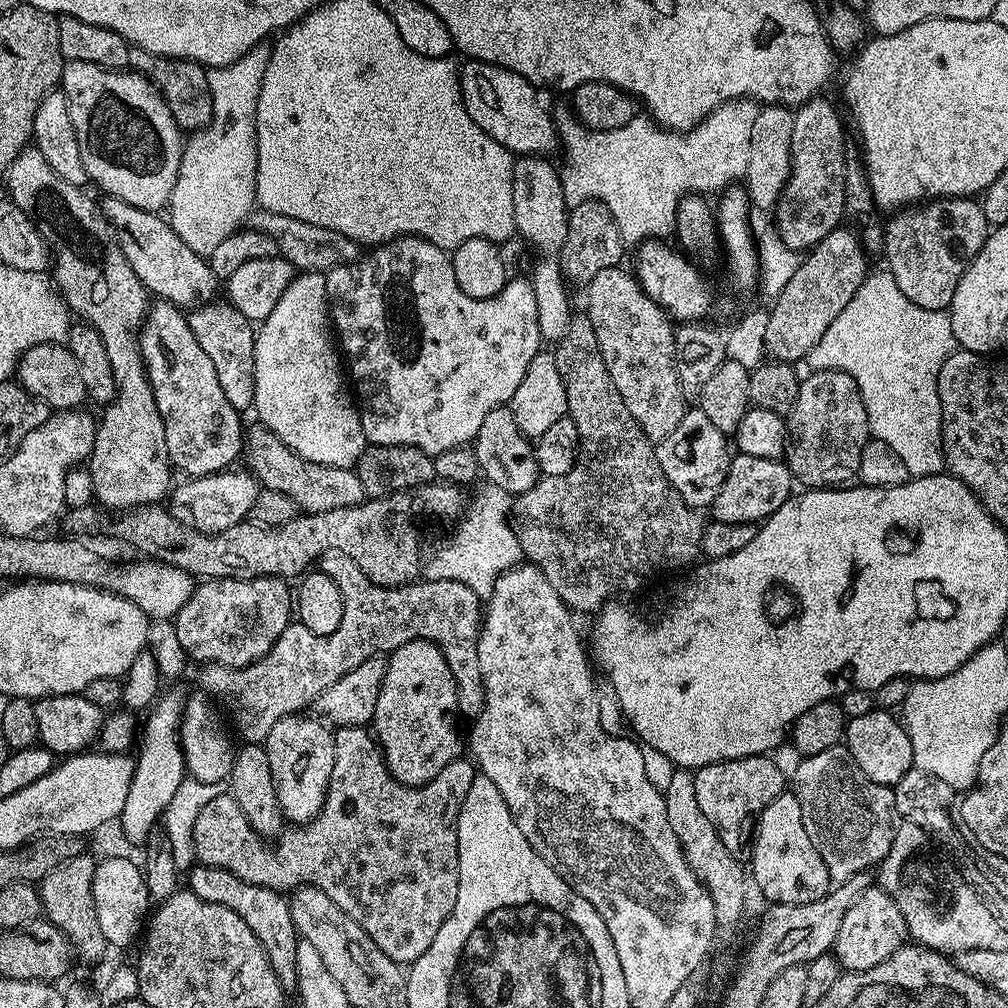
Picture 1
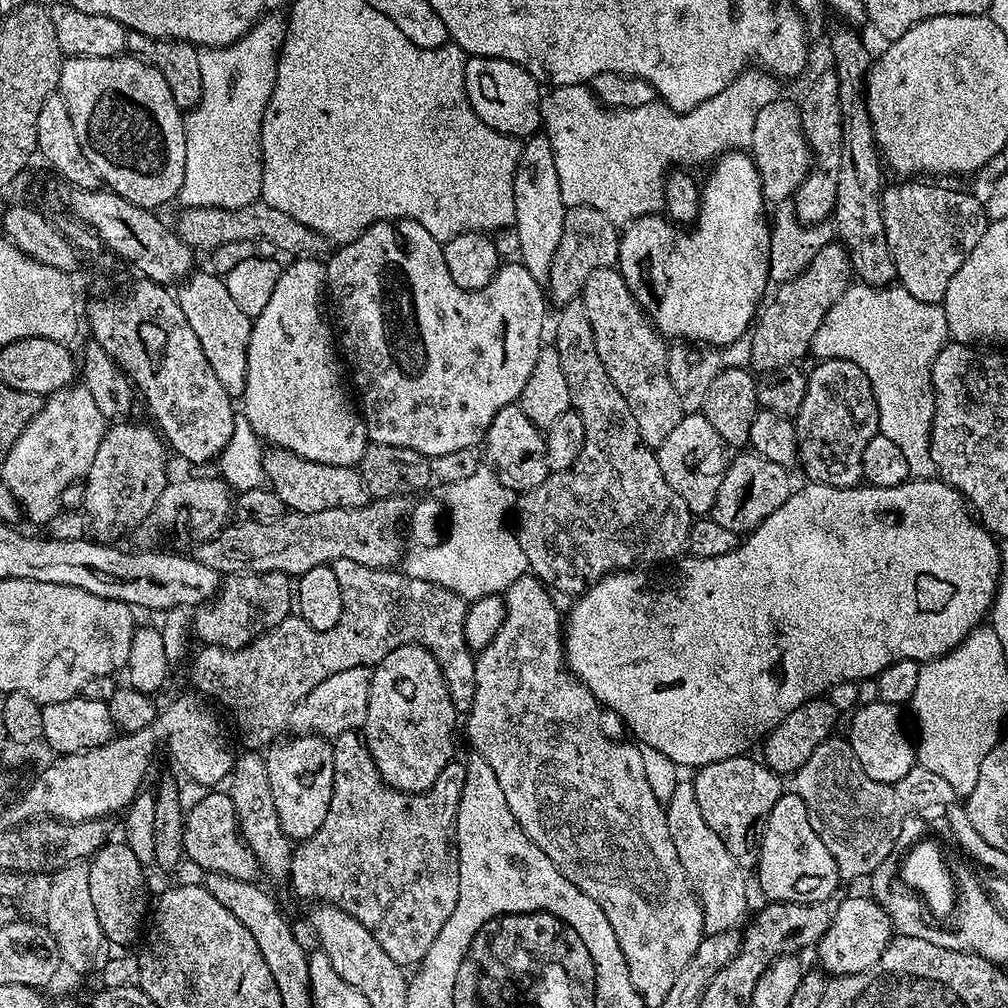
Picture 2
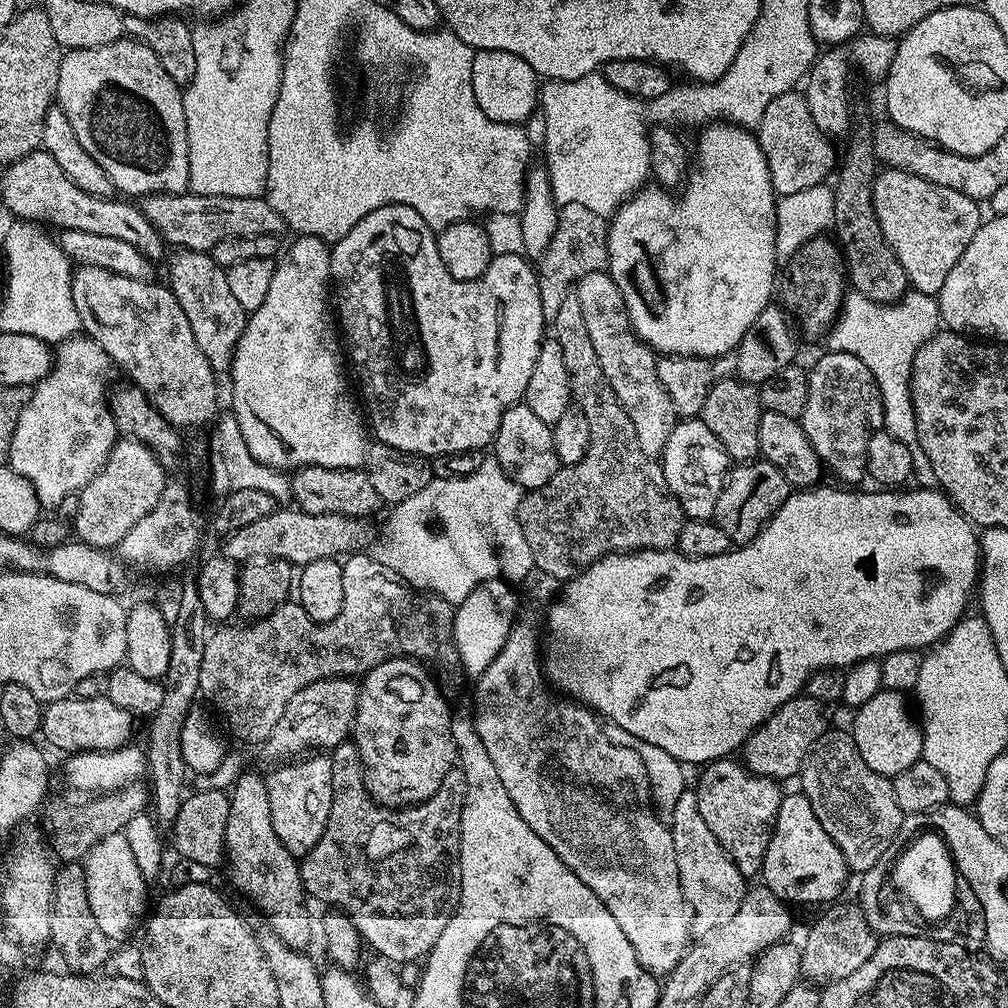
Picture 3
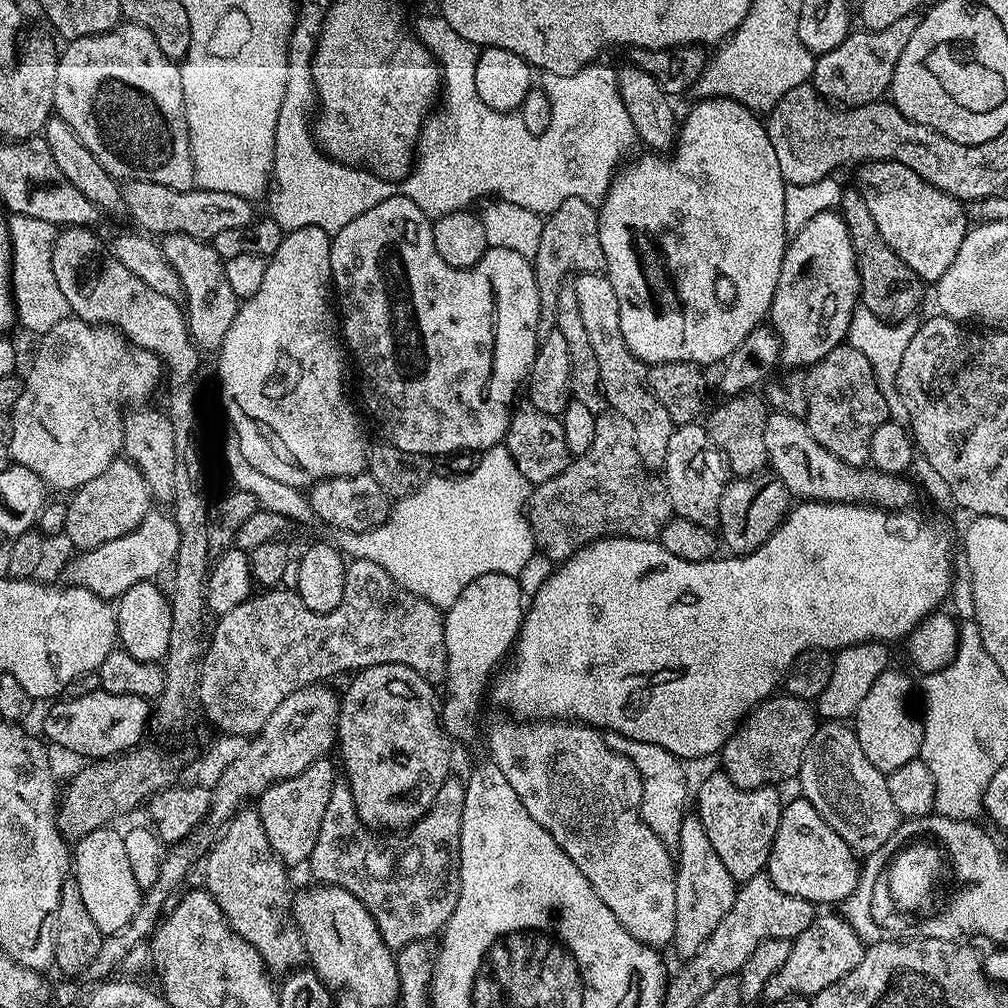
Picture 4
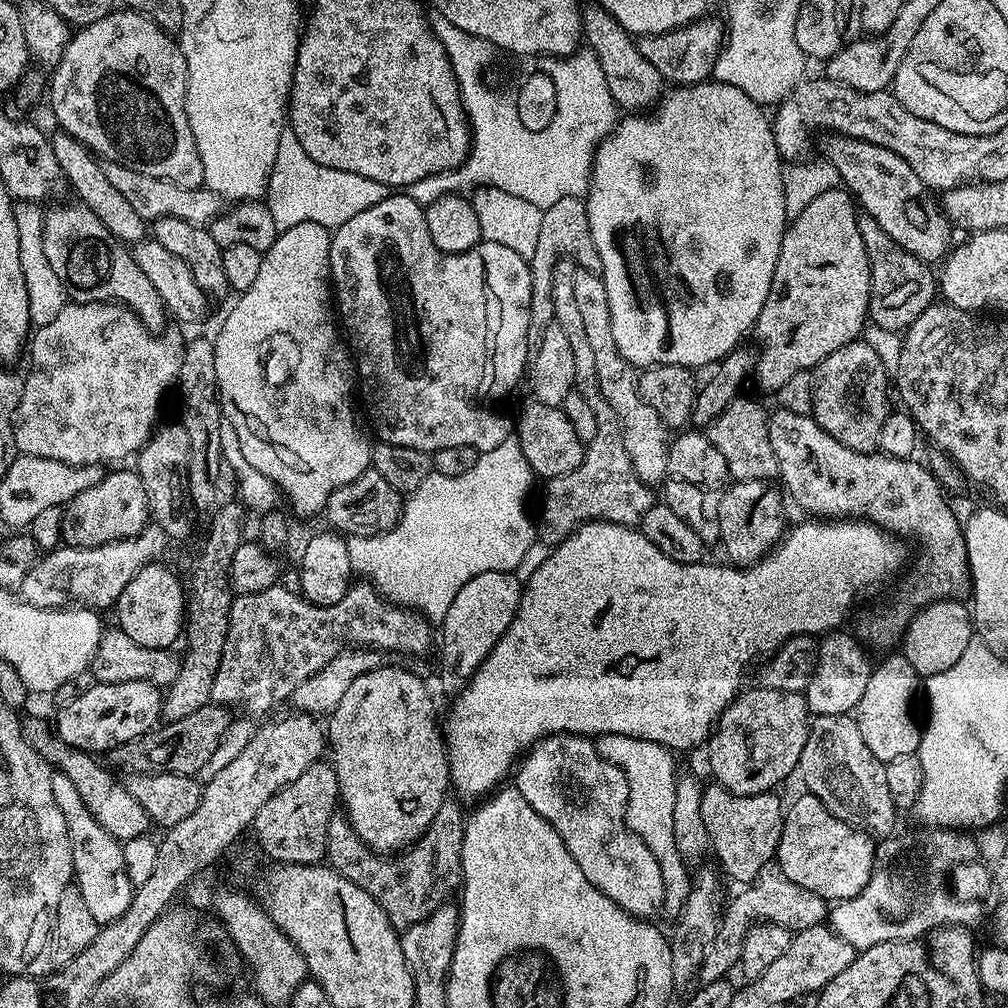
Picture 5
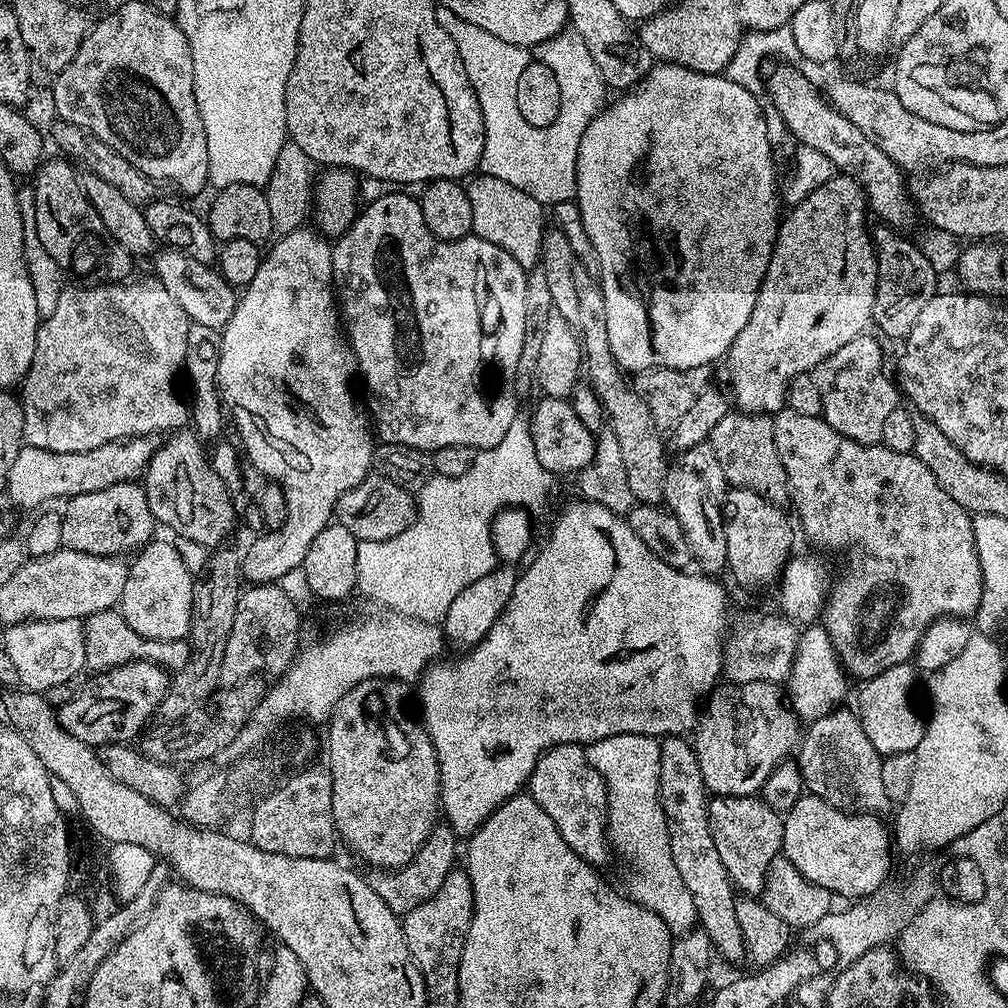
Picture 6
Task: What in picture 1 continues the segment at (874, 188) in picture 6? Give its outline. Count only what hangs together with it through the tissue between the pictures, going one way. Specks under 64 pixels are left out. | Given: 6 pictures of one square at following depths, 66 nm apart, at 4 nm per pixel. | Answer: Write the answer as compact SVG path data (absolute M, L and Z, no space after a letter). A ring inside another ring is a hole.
M966 196L929 200L923 206L897 211L889 220L882 256L888 259L886 268L898 282L898 290L922 310L945 311L952 305L962 274L988 237L990 225L983 203Z

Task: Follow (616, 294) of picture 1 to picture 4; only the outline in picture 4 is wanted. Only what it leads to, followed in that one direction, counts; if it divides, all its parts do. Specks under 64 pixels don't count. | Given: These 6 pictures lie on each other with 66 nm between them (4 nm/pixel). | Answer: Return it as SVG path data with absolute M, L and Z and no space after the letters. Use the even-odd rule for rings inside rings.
M600 270L581 271L571 283L578 298L578 311L582 314L586 335L590 338L590 347L594 349L594 355L598 358L600 390L604 393L607 407L622 414L622 418L626 418L626 422L634 426L638 458L644 463L645 468L663 469L674 425L670 414L666 414L666 406L662 406L662 402L658 402L658 398L654 398L654 394L648 388L649 365L639 360L622 338L622 326L618 318L620 307L618 296L614 294L614 286Z

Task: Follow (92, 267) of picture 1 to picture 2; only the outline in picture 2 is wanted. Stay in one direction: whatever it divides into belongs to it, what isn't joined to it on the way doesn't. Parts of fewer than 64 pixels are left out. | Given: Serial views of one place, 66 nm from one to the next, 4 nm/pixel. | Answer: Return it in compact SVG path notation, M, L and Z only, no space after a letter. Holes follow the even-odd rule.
M116 422L116 424L107 429L102 438L102 442L98 446L98 454L94 454L94 462L90 466L86 479L83 481L84 486L84 506L83 513L87 516L87 531L90 533L91 539L97 542L116 542L119 536L124 536L127 534L131 528L136 528L139 526L143 520L147 521L152 515L154 506L158 502L158 494L162 494L162 490L167 486L170 479L170 473L164 469L164 452L166 453L166 444L162 439L159 431L155 427L149 426L147 428L144 424L124 424L128 422Z

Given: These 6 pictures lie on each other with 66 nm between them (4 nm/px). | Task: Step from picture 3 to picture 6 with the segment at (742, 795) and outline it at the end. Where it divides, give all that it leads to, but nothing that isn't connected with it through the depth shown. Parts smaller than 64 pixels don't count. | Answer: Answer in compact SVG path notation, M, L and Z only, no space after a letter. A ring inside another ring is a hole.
M755 795L712 796L708 801L708 817L714 847L722 858L722 866L726 866L728 879L741 893L763 893L766 870L770 870L770 862L781 855L784 846L784 816Z

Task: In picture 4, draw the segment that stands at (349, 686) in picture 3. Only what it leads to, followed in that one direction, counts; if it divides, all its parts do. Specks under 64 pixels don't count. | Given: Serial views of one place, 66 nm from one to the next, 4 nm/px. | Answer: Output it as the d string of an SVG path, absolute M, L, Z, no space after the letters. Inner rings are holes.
M309 686L300 688L294 694L290 694L290 698L286 698L286 702L282 702L282 706L278 706L278 710L274 710L274 714L270 714L270 718L266 722L266 726L262 726L262 730L248 740L246 750L239 759L235 759L230 766L222 774L222 778L218 779L212 794L212 810L211 819L219 822L226 822L235 812L240 811L242 805L251 798L259 798L267 788L274 786L278 782L282 782L286 778L294 778L298 774L302 774L302 770L306 770L306 766L310 766L315 760L323 760L329 755L328 751L333 751L334 745L337 743L336 738L336 719L340 713L340 696L332 693L328 686Z

